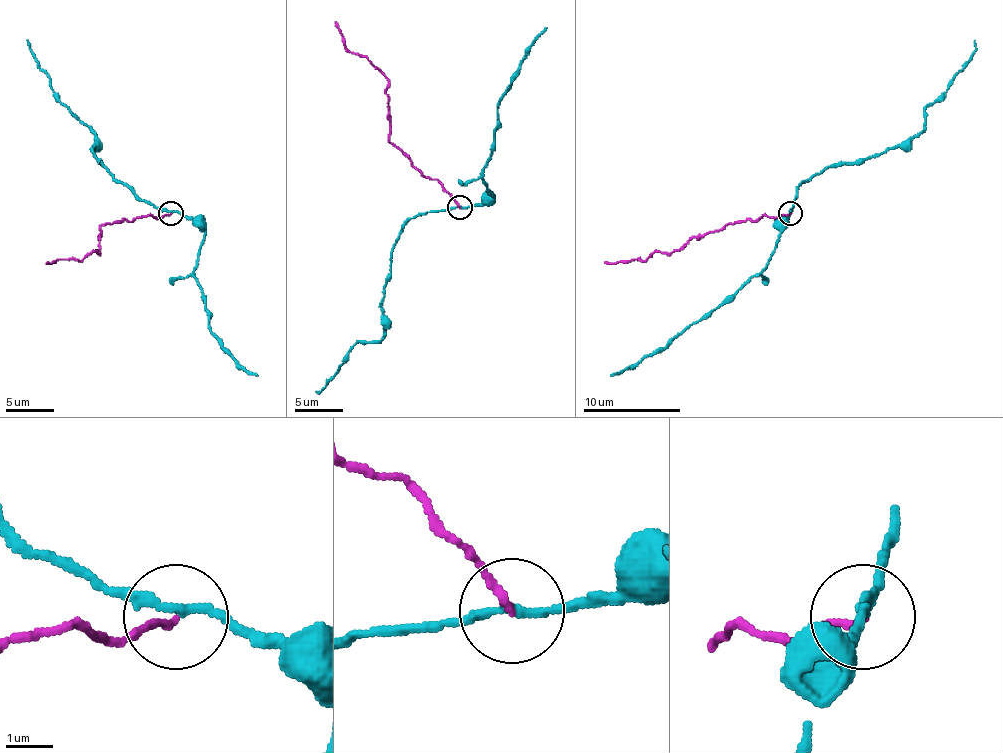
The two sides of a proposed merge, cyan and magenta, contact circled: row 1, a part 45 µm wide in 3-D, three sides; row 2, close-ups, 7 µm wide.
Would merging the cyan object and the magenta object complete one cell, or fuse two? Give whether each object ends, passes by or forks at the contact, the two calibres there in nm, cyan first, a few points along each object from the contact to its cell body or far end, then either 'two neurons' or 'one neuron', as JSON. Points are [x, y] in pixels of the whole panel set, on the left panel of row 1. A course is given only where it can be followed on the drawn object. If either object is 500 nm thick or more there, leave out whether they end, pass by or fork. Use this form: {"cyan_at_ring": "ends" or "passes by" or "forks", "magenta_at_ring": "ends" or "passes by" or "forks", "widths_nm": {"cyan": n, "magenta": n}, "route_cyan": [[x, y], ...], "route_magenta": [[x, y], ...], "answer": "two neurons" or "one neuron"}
{"cyan_at_ring": "passes by", "magenta_at_ring": "ends", "widths_nm": {"cyan": 190, "magenta": 160}, "route_cyan": [[170, 211], [141, 201], [95, 158], [95, 134], [71, 112], [34, 58], [27, 39]], "route_magenta": [[170, 214], [158, 218], [138, 216], [100, 228], [100, 252], [46, 262]], "answer": "two neurons"}

